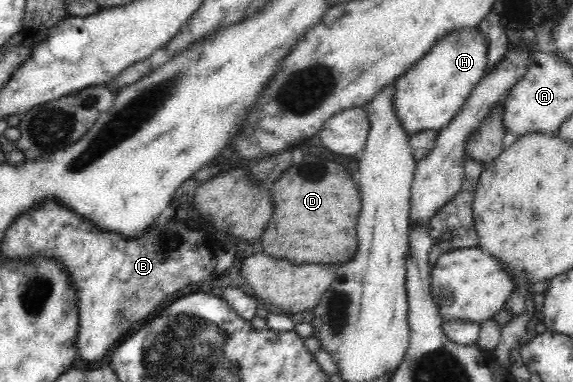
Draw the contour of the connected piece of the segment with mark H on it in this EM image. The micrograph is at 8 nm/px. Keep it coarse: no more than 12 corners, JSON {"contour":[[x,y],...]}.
{"contour":[[444,33],[395,80],[405,133],[446,127],[486,73],[488,33]]}

